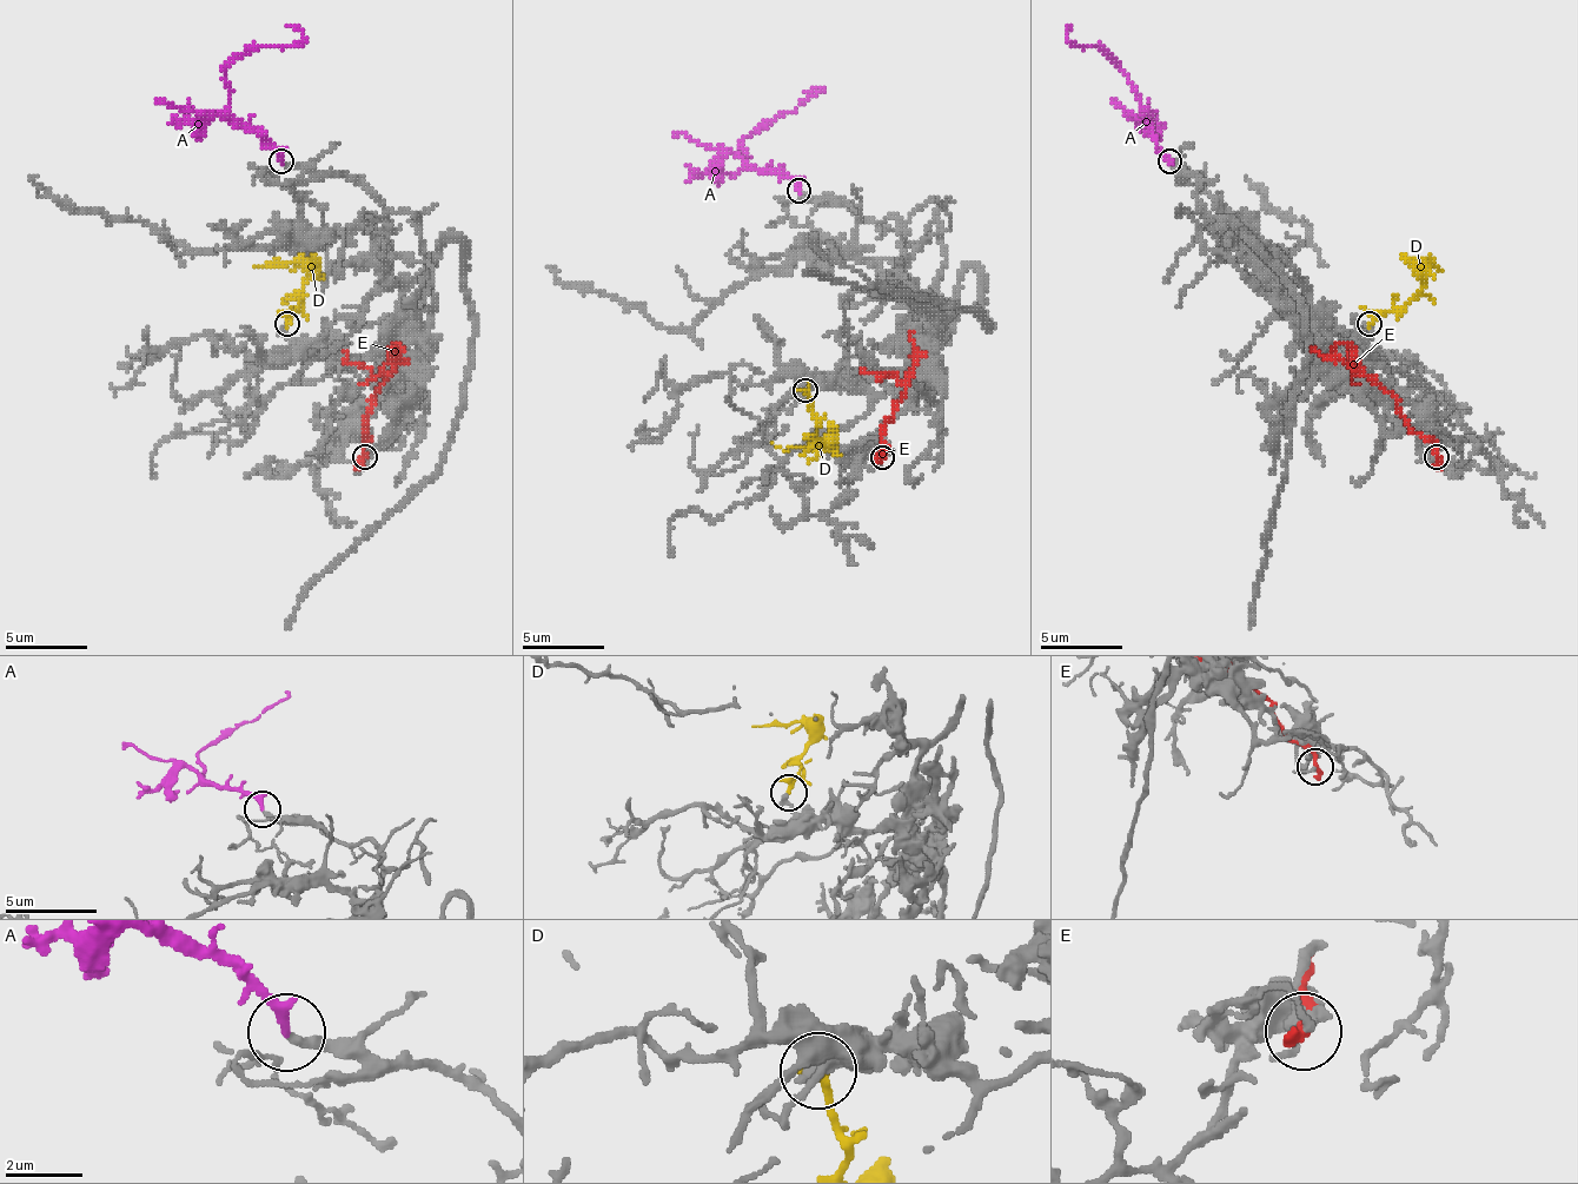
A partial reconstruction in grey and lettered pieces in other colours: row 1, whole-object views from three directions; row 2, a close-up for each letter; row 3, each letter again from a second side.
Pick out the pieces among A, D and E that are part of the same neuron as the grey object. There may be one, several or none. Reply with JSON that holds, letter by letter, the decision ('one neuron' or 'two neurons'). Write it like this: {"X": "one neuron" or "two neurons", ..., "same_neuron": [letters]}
{"A": "one neuron", "D": "two neurons", "E": "two neurons", "same_neuron": ["A"]}

